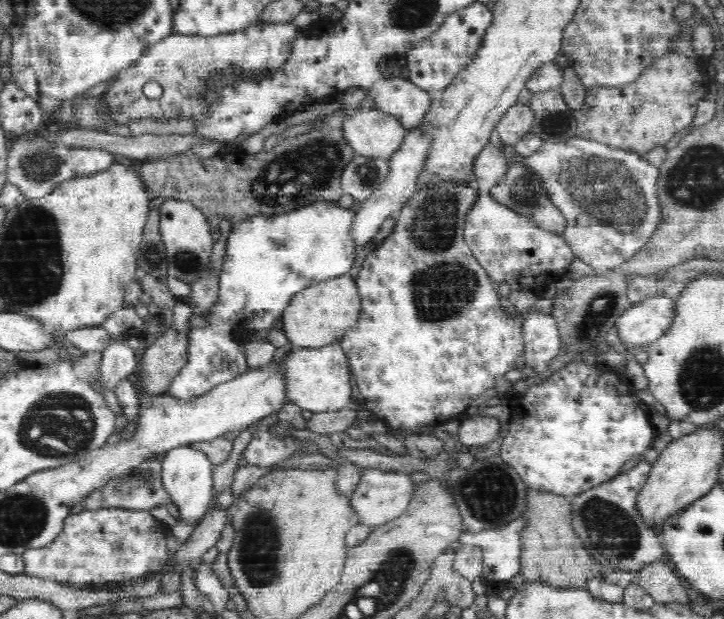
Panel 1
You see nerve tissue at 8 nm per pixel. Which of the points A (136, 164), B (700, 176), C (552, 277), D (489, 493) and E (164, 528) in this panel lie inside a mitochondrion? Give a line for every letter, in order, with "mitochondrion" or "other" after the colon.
A: other
B: mitochondrion
C: other
D: mitochondrion
E: other

